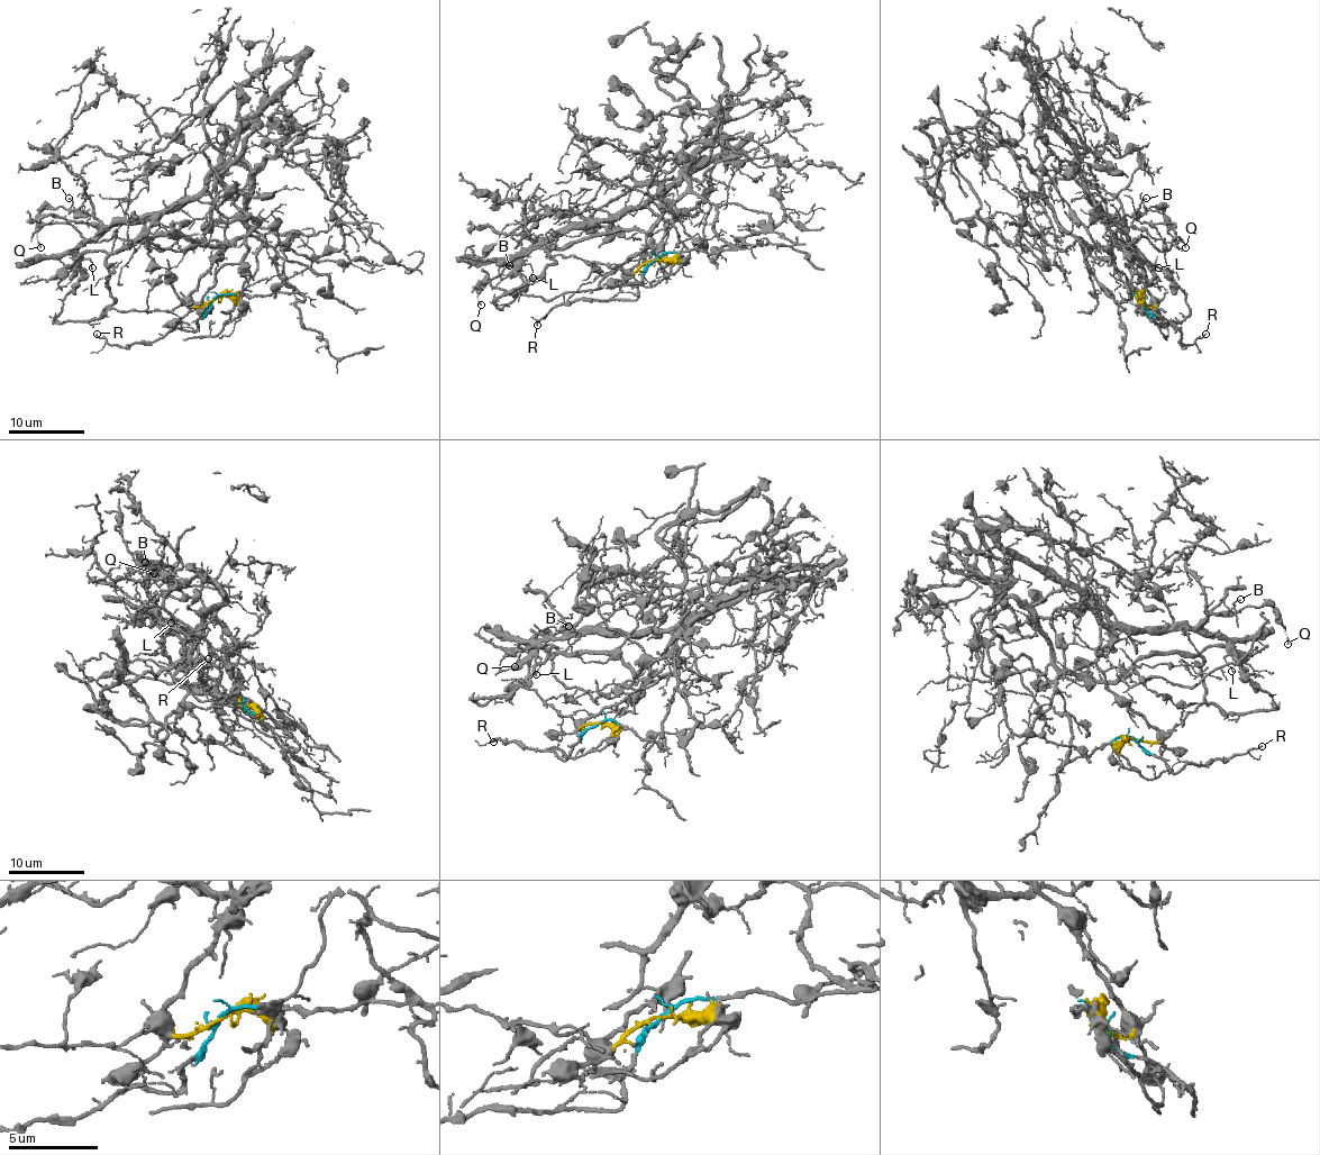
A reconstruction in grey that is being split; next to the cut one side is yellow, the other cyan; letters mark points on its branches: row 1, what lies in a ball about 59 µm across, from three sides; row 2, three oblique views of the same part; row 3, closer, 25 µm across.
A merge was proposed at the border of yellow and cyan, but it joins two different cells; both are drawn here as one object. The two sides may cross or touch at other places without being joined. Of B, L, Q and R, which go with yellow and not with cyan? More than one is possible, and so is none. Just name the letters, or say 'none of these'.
B, L, Q

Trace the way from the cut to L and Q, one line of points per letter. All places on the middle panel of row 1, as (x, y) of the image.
L: (653, 261), (631, 272), (666, 221), (647, 208), (622, 208), (603, 221), (554, 230), (519, 255), (533, 278)
Q: (653, 261), (631, 272), (666, 221), (647, 208), (622, 208), (531, 246), (480, 284), (482, 305)

